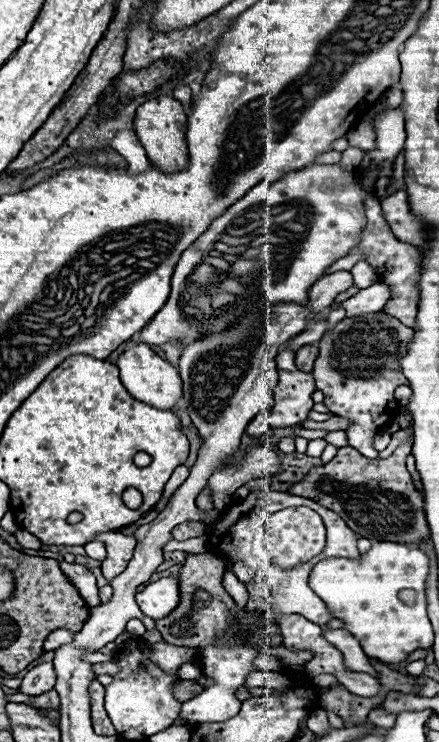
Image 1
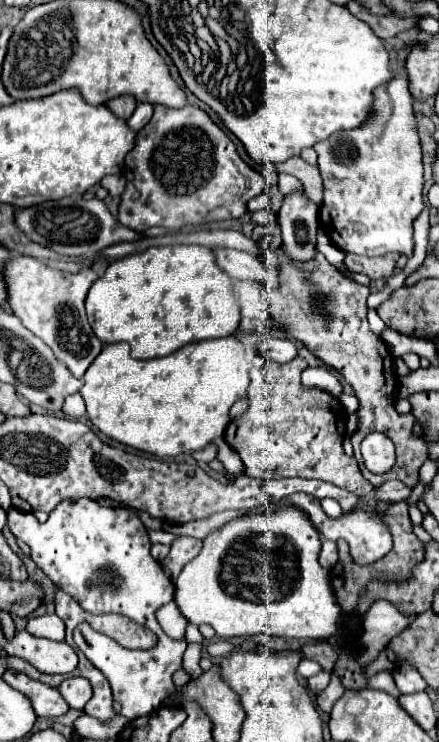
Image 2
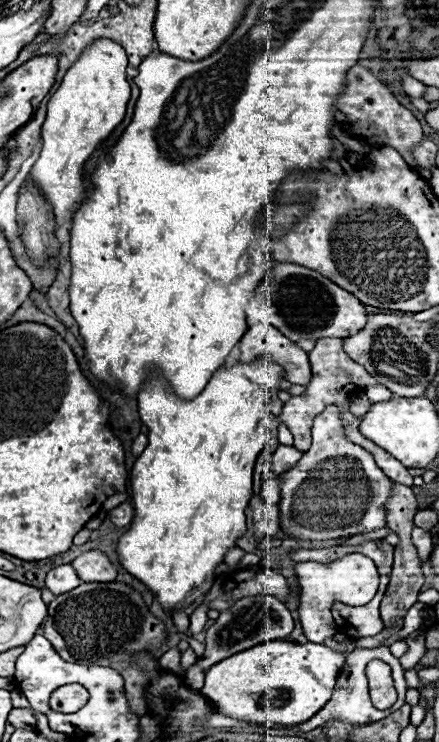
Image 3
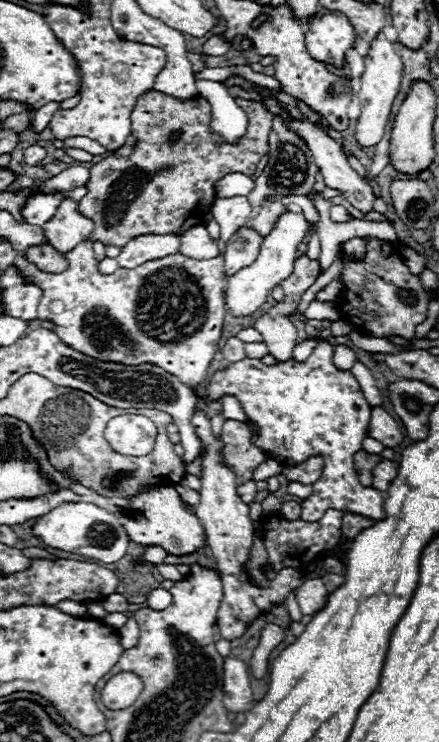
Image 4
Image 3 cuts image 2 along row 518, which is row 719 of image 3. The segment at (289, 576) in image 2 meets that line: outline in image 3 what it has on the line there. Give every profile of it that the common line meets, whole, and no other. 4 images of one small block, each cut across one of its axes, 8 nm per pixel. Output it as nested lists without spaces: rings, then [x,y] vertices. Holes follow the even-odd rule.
[[[336,634],[334,640],[344,646],[344,652],[328,648],[324,644],[296,644],[296,642],[286,642],[286,640],[268,640],[260,646],[248,648],[244,652],[238,652],[218,664],[214,664],[206,672],[206,684],[200,690],[206,700],[214,706],[218,714],[224,714],[234,720],[250,722],[250,724],[276,724],[276,726],[296,726],[306,720],[310,720],[318,710],[324,708],[324,704],[330,700],[338,672],[346,660],[346,656],[354,650],[354,644],[344,638],[344,634]]]

